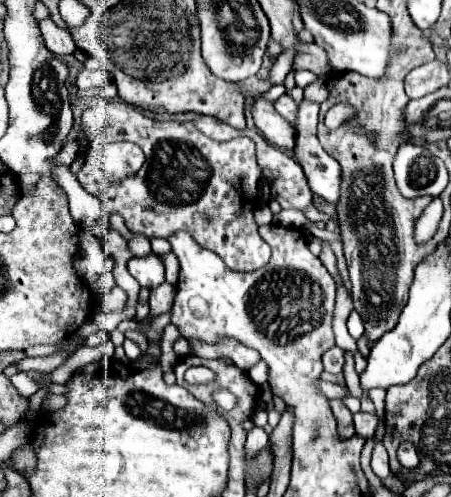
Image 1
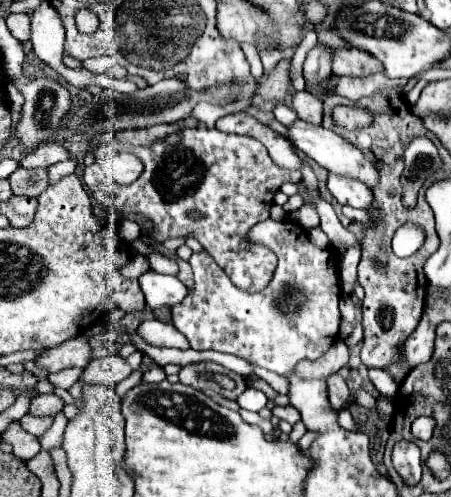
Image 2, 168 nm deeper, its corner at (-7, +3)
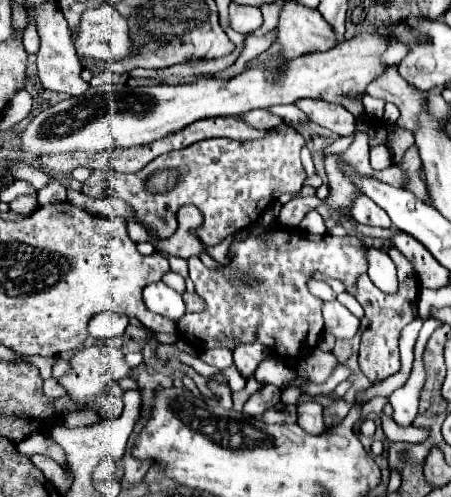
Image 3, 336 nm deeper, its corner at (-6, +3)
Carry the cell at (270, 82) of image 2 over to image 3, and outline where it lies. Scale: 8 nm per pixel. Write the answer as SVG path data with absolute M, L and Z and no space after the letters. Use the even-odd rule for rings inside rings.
M381 32L359 34L351 40L341 42L331 52L311 54L311 56L301 56L301 58L289 60L281 68L279 84L267 84L263 72L247 70L227 82L207 78L207 80L199 80L195 84L179 84L179 86L145 88L145 86L113 84L113 86L89 88L83 96L61 100L61 102L49 106L47 110L39 112L21 132L21 150L39 158L45 154L51 156L51 154L65 154L65 152L105 152L105 150L113 150L113 148L131 148L131 146L149 144L163 136L179 132L181 128L189 126L195 120L215 118L215 116L241 116L255 108L271 108L275 104L293 104L299 98L317 98L317 100L337 102L337 104L343 104L347 110L351 110L359 118L359 116L363 116L363 106L355 104L355 100L351 104L347 104L345 100L339 100L339 96L355 96L355 92L365 92L365 88L387 70L387 64L381 62L379 56L387 50L389 44L391 44L391 38L387 34L381 34Z

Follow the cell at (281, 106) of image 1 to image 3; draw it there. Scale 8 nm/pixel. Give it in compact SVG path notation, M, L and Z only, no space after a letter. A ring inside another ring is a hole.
M311 98L297 100L295 104L311 118L311 122L331 130L337 136L347 136L355 132L355 116L341 104L329 104L325 100Z

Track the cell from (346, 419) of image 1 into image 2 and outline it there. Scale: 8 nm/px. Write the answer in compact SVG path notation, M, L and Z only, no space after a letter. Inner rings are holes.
M338 374L328 376L328 398L330 398L332 408L336 408L336 410L348 408L348 404L350 404L350 390L348 390L346 382L342 380L342 376L338 376Z

